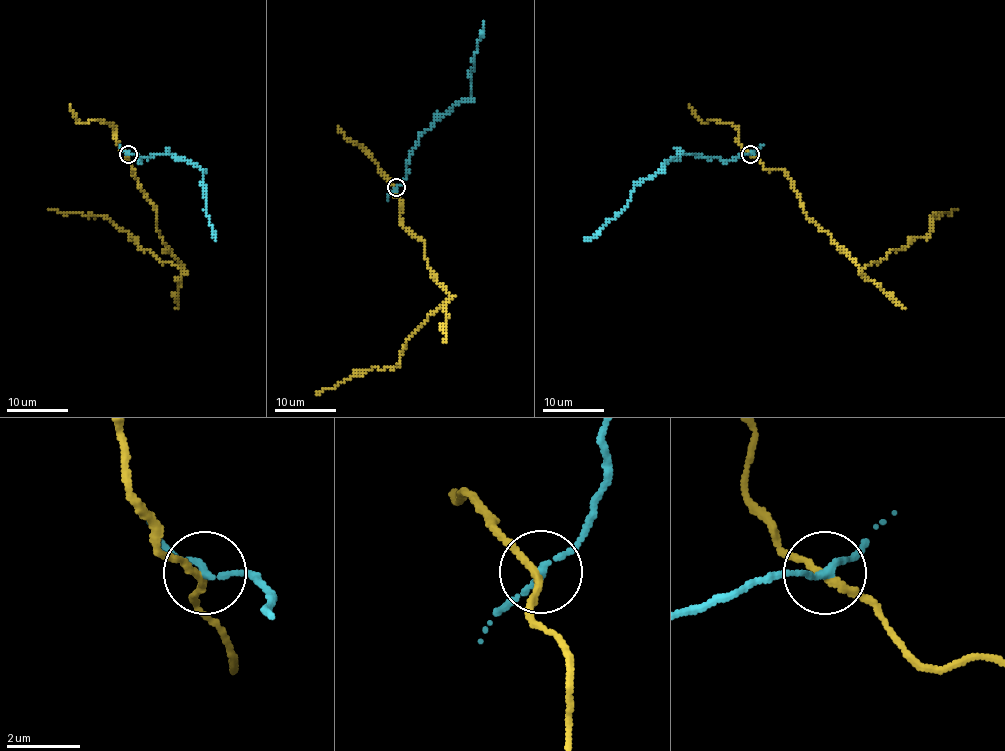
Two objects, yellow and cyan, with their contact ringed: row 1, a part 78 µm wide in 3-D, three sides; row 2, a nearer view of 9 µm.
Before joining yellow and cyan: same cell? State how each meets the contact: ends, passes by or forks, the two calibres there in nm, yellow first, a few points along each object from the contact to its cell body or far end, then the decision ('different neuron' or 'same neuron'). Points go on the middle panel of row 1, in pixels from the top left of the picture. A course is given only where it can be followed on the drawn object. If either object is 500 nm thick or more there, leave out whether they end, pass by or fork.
yellow passes by | cyan passes by | 190/170 nm | yellow via (396, 187), (401, 223), (424, 241), (427, 266), (451, 297), (408, 338), (396, 368), (356, 374), (317, 394) | cyan via (396, 187), (404, 181), (407, 161), (417, 139), (470, 98), (473, 54), (484, 22) | different neuron

